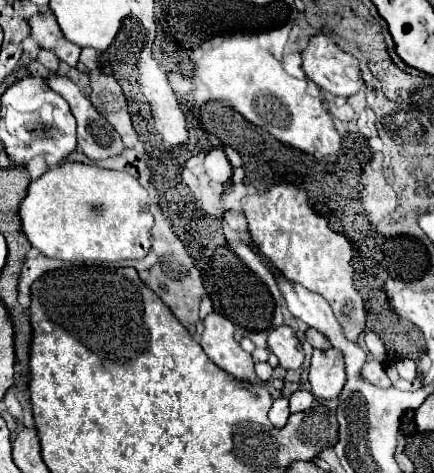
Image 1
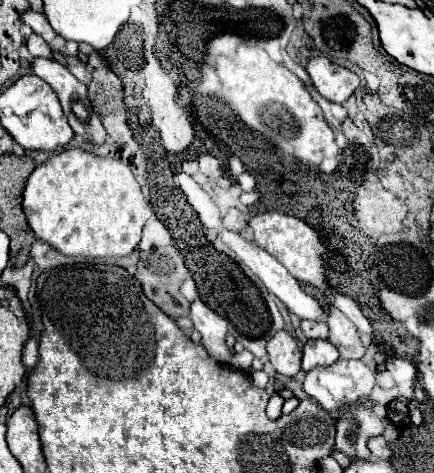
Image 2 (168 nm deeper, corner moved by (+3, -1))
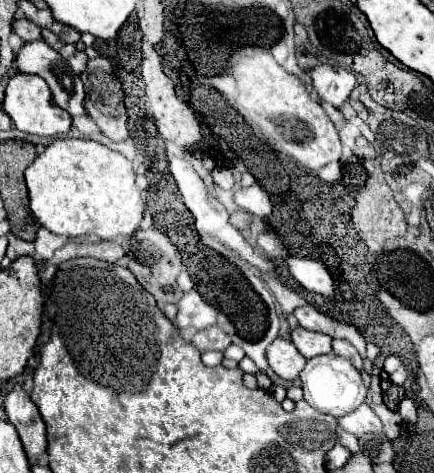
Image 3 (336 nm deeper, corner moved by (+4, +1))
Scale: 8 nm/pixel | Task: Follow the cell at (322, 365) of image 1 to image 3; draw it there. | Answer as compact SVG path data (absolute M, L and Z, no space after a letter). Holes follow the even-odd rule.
M297 328L291 332L291 340L307 360L313 356L331 352L331 336L327 336L323 332L311 332L311 330Z

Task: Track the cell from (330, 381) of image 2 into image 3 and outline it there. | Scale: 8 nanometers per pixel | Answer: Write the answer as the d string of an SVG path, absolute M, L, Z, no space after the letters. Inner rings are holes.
M335 352L307 360L299 378L301 378L301 388L303 388L307 404L313 406L315 410L319 410L323 414L331 414L335 418L341 418L341 416L353 412L355 408L359 408L367 394L367 386L363 384L359 370L347 358L341 358Z

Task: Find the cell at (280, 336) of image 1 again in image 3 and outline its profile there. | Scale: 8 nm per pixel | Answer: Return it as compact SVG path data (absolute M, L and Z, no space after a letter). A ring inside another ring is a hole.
M275 338L267 346L267 362L277 376L285 380L295 380L307 360L299 354L299 350L293 346L291 340Z

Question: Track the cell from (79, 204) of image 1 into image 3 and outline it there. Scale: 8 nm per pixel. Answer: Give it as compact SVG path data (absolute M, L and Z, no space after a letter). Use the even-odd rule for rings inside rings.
M77 138L53 140L25 170L29 208L43 228L69 238L129 238L141 228L145 200L135 184L131 162L115 150Z

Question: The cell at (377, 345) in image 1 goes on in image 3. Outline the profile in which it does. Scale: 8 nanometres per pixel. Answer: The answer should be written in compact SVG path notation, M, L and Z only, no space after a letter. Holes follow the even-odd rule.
M291 256L287 260L291 276L309 292L317 292L325 298L335 298L335 288L333 280L327 280L327 274L323 274L323 264L307 258L297 258Z

